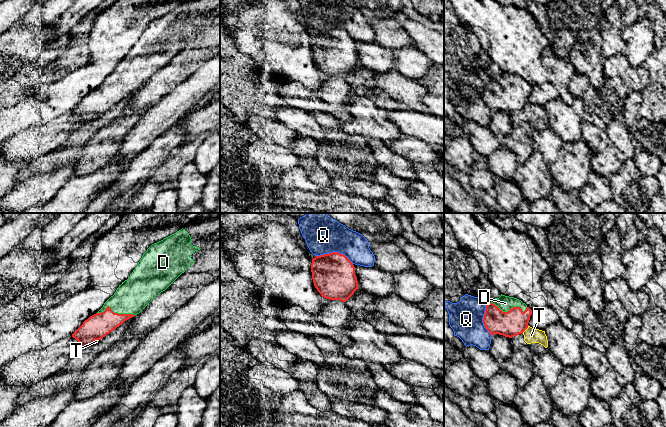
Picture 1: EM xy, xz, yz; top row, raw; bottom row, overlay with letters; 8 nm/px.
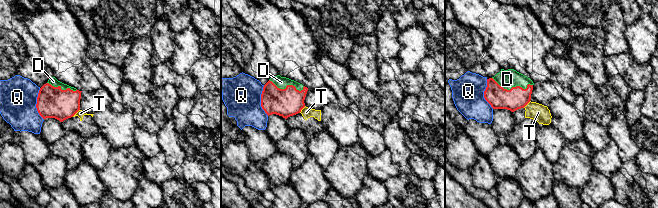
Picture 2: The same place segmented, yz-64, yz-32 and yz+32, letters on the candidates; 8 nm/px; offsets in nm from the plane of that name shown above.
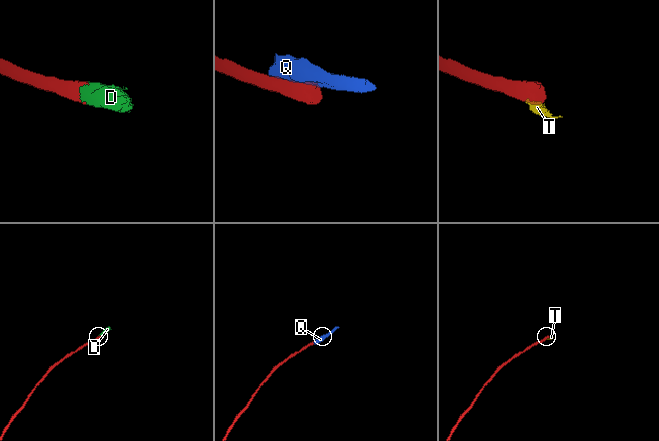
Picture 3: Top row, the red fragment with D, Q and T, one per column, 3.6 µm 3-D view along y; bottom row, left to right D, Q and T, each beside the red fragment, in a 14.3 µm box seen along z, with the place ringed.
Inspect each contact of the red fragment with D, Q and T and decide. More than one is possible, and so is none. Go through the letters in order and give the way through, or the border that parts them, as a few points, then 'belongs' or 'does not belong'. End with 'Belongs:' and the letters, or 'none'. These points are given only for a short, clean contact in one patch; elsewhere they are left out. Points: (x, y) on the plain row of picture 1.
D: runs through yz (514, 98), (509, 93), (509, 86), (505, 79); belongs
Q: does not belong
T: border along yz (528, 101), (522, 109); does not belong
Belongs: D

